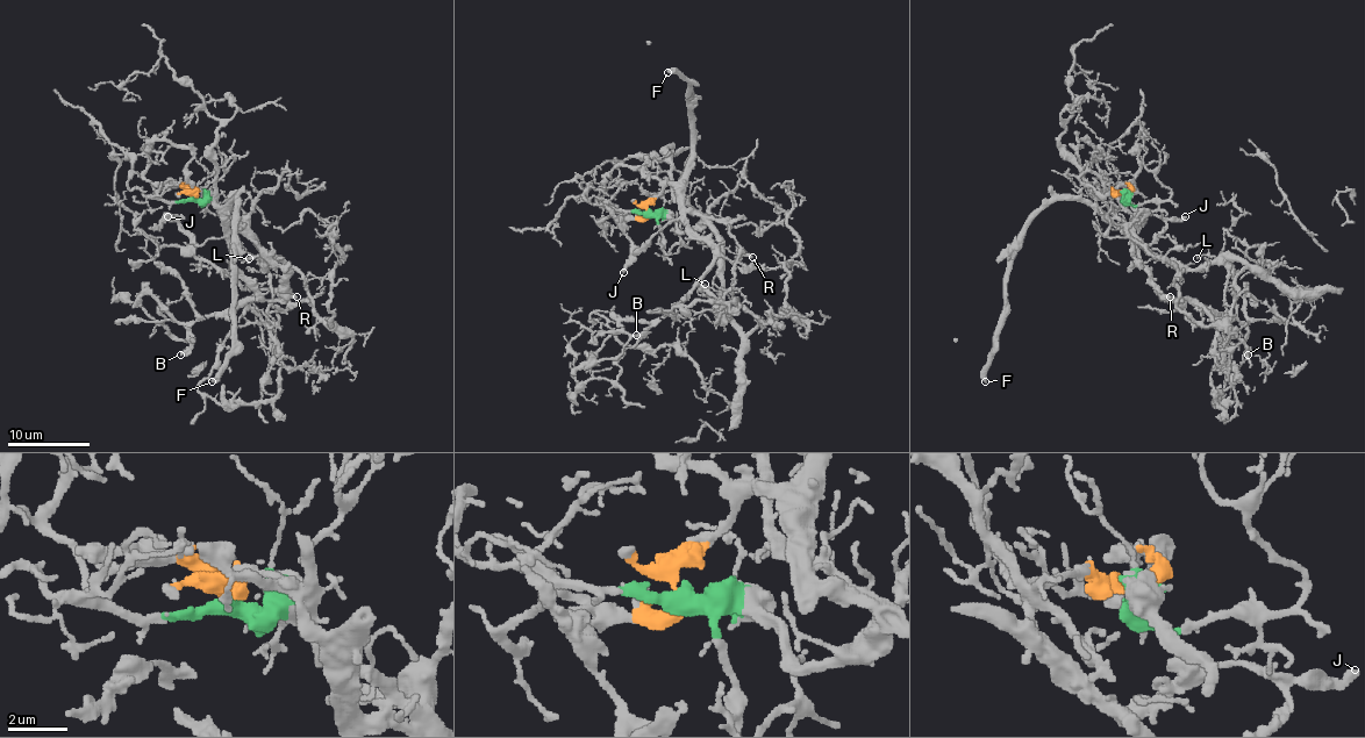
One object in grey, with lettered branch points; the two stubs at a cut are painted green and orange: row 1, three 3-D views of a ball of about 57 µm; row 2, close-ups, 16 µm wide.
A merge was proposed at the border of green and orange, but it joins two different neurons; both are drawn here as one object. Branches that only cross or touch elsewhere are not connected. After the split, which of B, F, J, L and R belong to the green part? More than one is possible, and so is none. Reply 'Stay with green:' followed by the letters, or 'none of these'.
Stay with green: L

